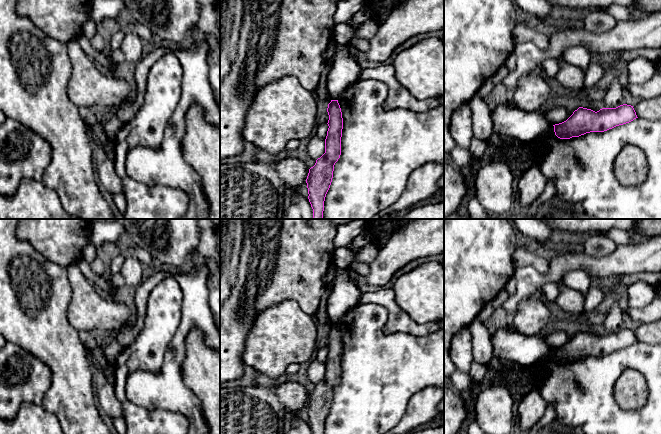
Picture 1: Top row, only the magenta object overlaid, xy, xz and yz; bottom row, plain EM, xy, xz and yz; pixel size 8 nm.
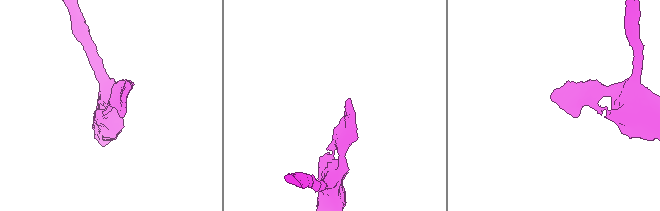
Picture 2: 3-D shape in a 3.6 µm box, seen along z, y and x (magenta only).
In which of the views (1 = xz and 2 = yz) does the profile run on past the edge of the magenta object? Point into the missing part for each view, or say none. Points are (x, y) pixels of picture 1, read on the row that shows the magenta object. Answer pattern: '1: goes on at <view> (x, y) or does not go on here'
1: does not go on here
2: does not go on here

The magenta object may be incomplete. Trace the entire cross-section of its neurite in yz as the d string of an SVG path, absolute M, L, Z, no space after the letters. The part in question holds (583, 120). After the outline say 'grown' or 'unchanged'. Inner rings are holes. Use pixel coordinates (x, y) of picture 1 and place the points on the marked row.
M627 104L616 108L602 108L597 112L579 107L566 121L553 126L558 138L570 139L590 132L604 132L636 118L633 106Z; unchanged

